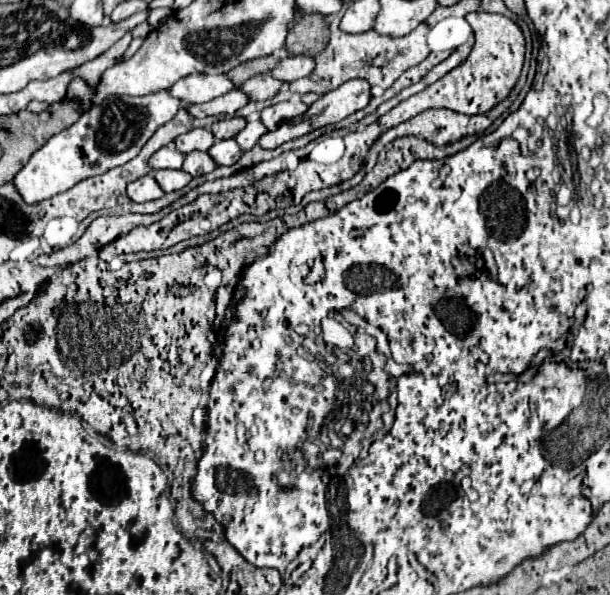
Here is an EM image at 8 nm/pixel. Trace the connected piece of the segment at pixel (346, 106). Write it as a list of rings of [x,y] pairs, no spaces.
[[[361,78],[349,80],[347,84],[341,84],[337,90],[331,90],[331,92],[327,92],[325,96],[321,96],[317,102],[313,102],[313,104],[309,106],[309,110],[307,110],[301,118],[291,120],[291,122],[285,122],[285,124],[281,124],[277,130],[263,134],[263,136],[259,138],[259,144],[261,144],[261,148],[265,148],[265,150],[273,150],[273,148],[277,148],[277,146],[281,146],[281,144],[285,144],[285,142],[289,142],[289,140],[295,140],[295,138],[299,138],[299,136],[303,136],[303,134],[309,134],[309,132],[313,132],[313,130],[317,130],[317,128],[323,128],[323,126],[327,126],[327,124],[341,122],[343,118],[351,116],[353,112],[365,108],[365,106],[369,104],[369,100],[371,100],[371,86],[369,86],[369,82],[367,82],[367,80],[361,80]]]

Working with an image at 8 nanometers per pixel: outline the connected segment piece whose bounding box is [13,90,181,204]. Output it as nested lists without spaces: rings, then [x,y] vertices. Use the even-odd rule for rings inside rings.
[[[159,90],[147,96],[109,96],[101,104],[85,110],[73,126],[51,136],[19,170],[13,184],[27,204],[49,200],[85,178],[127,164],[141,152],[147,140],[177,114],[179,108],[181,100],[171,96],[169,90]]]

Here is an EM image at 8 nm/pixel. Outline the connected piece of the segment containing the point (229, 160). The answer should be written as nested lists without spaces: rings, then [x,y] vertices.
[[[229,138],[229,140],[217,140],[211,148],[209,148],[209,156],[219,164],[219,166],[233,166],[239,158],[241,158],[241,148],[239,144]]]

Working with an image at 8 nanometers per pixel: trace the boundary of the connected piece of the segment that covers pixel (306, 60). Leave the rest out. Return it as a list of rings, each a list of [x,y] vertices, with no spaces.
[[[287,56],[273,68],[271,74],[283,82],[293,82],[309,76],[313,68],[315,68],[315,60],[309,56]]]

